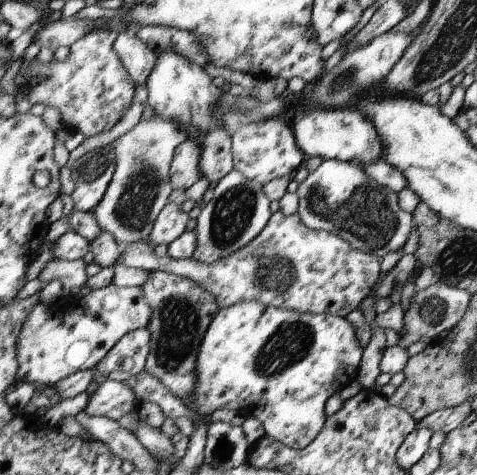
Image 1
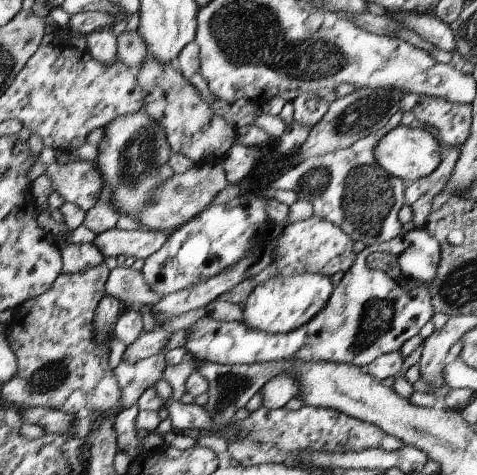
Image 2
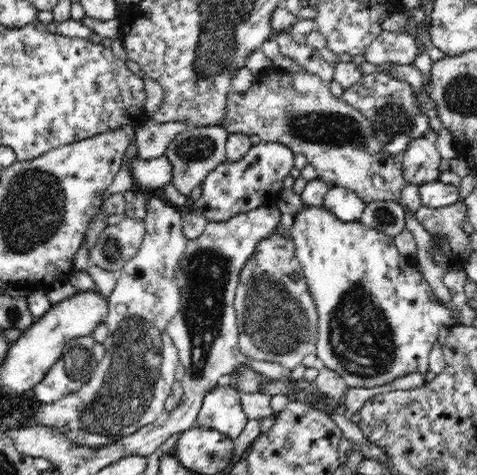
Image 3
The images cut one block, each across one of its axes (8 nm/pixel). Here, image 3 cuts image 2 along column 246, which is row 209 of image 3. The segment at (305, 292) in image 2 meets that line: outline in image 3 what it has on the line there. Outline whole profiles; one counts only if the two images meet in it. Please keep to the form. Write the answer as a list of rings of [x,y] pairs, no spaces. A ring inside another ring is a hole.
[[[324,206],[298,210],[290,230],[296,258],[318,306],[318,342],[314,348],[324,368],[338,372],[350,388],[376,388],[412,372],[426,374],[428,356],[440,328],[454,326],[454,308],[434,298],[424,274],[416,270],[416,260],[404,256],[388,234],[372,230],[362,222],[342,222]]]

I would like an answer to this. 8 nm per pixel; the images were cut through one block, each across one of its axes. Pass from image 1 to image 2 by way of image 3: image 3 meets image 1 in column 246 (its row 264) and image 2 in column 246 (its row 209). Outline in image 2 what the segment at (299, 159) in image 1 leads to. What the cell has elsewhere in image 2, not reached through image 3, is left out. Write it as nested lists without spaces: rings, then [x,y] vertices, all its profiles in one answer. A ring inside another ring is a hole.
[[[233,144],[225,156],[225,160],[221,162],[227,182],[229,184],[239,184],[239,180],[243,180],[247,176],[247,172],[251,174],[255,170],[257,164],[263,162],[263,150],[261,148],[251,148],[251,146],[243,146],[243,144]]]

